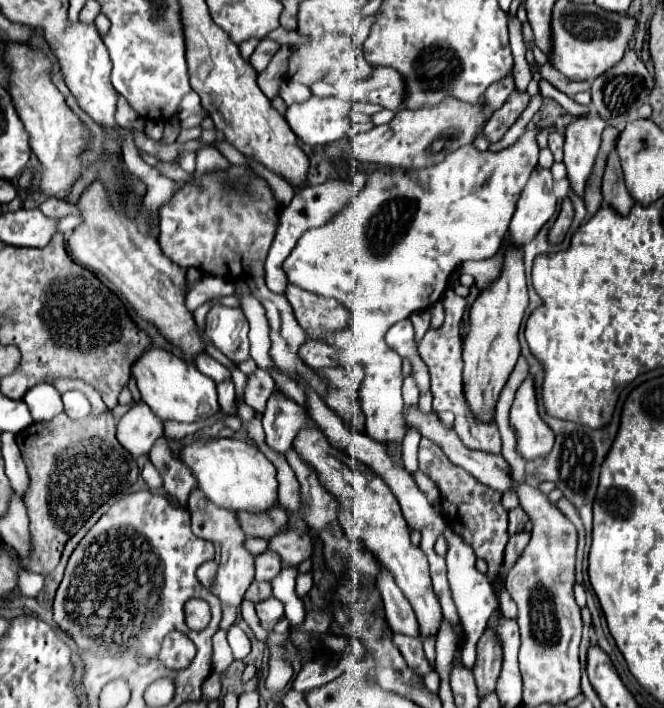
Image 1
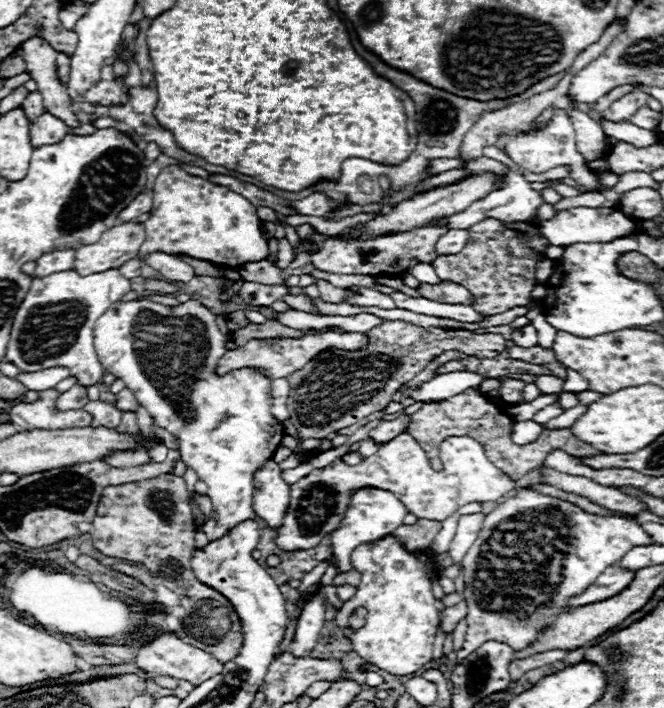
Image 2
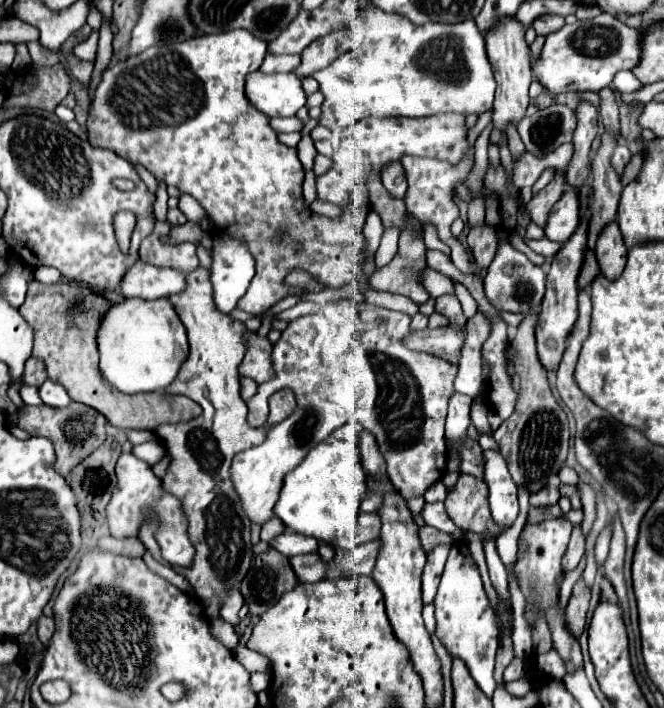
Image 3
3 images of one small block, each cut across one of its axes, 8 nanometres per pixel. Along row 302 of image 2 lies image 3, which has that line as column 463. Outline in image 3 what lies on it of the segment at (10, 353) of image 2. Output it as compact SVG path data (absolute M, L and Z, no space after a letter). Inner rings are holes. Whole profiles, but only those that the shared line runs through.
M374 4L364 6L364 44L358 50L346 52L334 60L328 68L316 72L320 92L324 94L320 126L330 130L346 130L354 122L366 116L434 116L440 112L464 112L466 116L476 112L482 114L492 108L496 80L484 48L484 34L478 30L474 20L456 24L412 24L406 16L384 12Z

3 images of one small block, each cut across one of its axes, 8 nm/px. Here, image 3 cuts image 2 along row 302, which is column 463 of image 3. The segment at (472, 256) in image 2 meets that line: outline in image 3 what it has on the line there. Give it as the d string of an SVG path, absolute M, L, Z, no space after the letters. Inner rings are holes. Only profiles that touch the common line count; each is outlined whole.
M458 476L446 498L446 512L462 530L474 530L480 536L484 536L484 532L492 532L492 536L502 532L496 524L492 524L486 484L474 476Z

